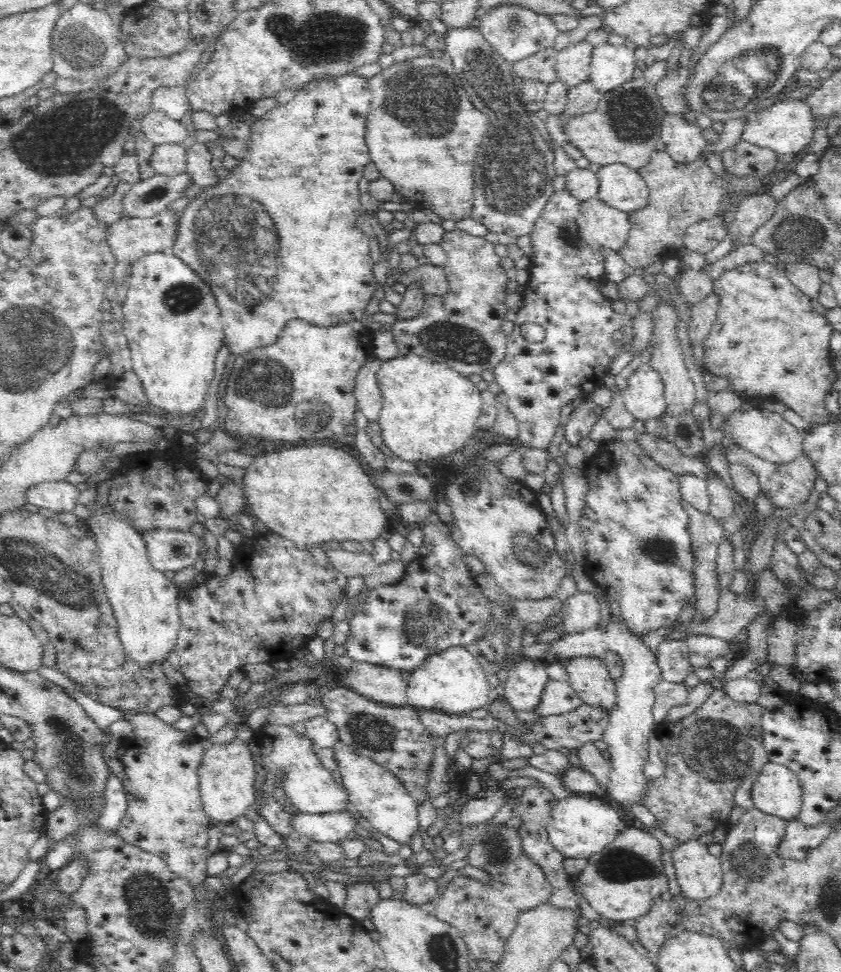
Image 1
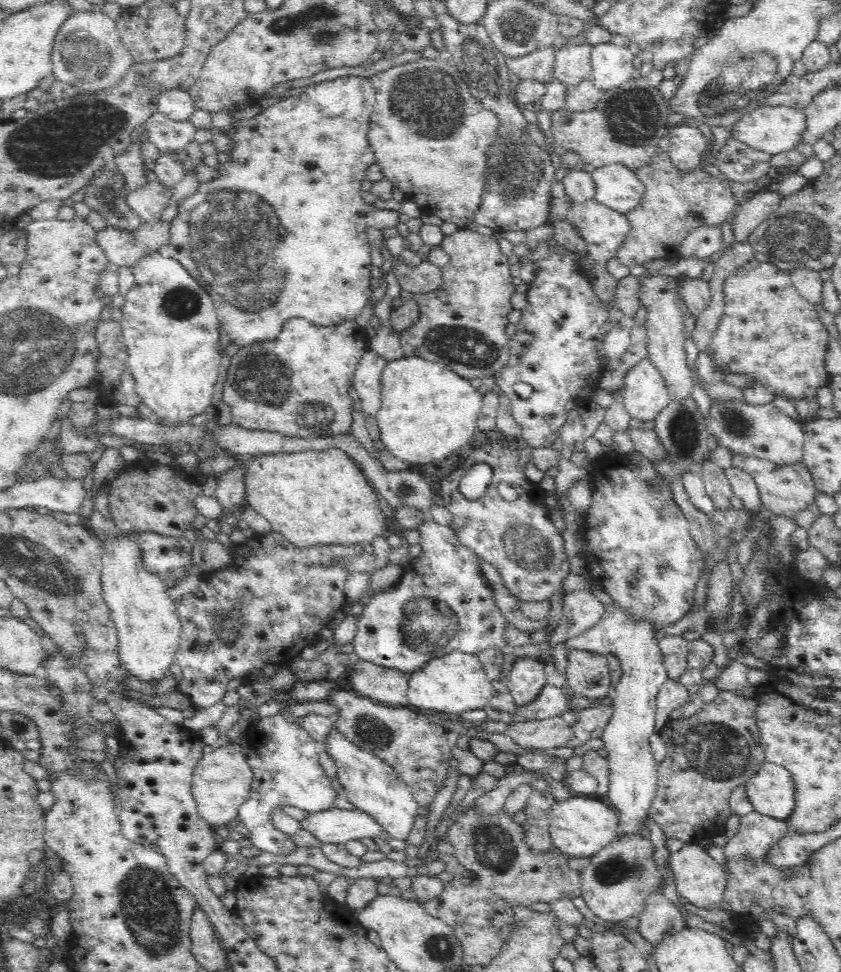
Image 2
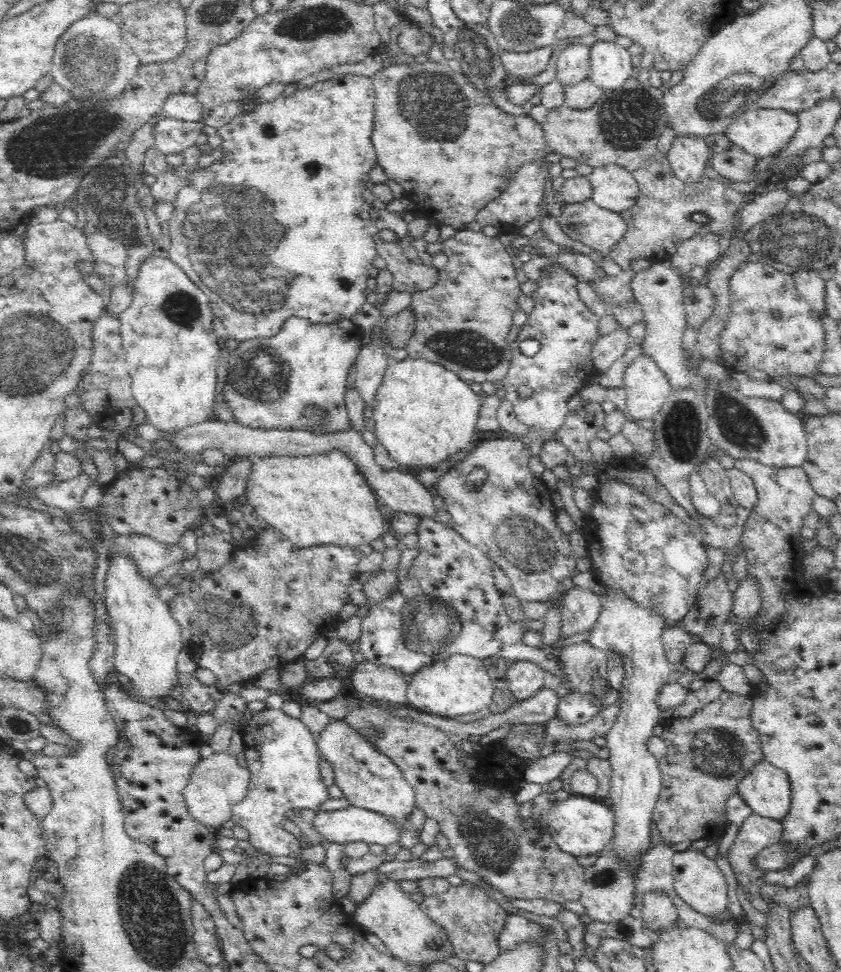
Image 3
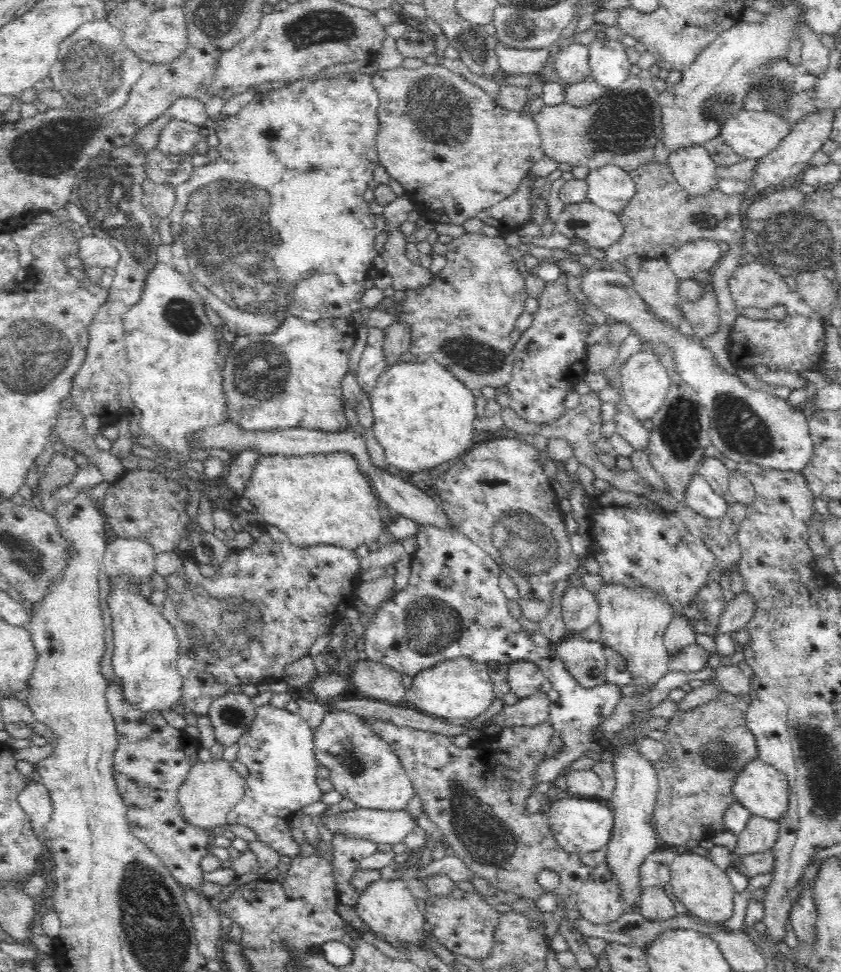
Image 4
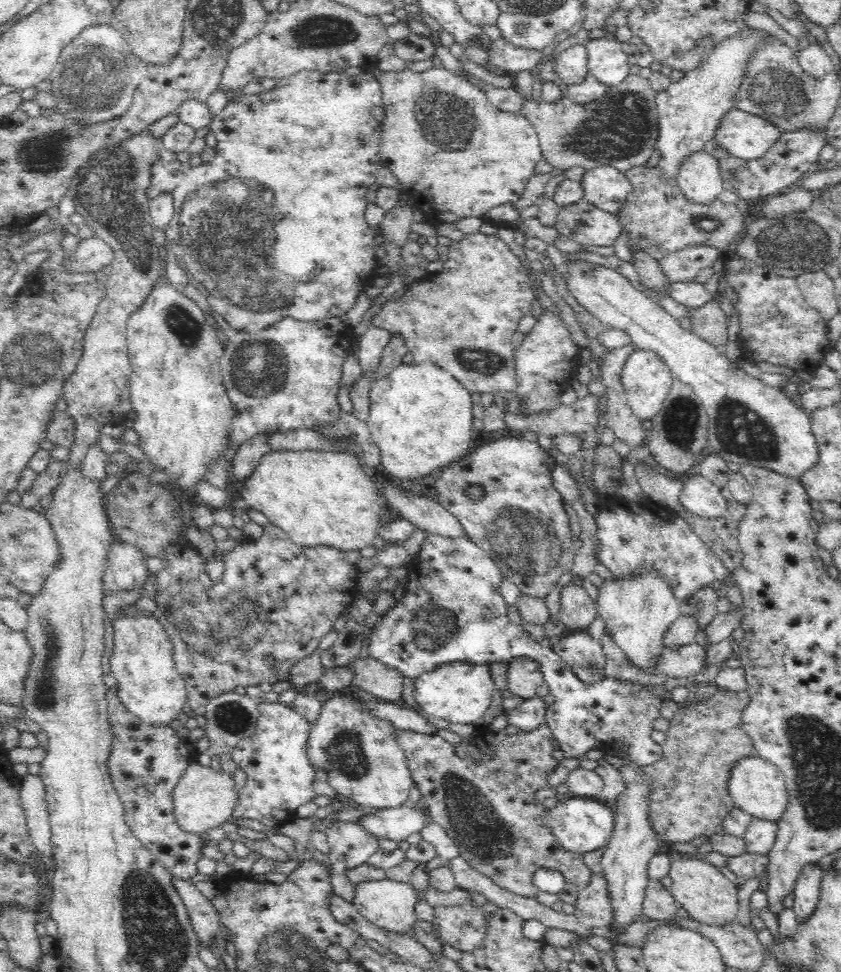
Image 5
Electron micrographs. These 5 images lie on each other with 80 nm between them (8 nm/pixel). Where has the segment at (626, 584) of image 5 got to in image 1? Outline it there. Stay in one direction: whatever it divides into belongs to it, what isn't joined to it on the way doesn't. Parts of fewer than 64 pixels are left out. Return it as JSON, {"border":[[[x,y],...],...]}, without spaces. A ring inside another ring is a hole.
{"border":[[[611,621],[606,627],[598,626],[574,634],[563,634],[547,646],[542,660],[553,662],[557,660],[573,661],[574,658],[602,658],[607,650],[620,653],[624,659],[624,674],[615,682],[617,706],[609,714],[610,720],[602,740],[609,751],[610,776],[607,792],[612,799],[624,806],[642,805],[643,794],[646,794],[647,778],[642,772],[645,758],[648,756],[648,735],[656,726],[653,718],[654,685],[661,679],[661,670],[653,652],[641,642],[642,636],[637,636],[627,628],[624,621]]]}

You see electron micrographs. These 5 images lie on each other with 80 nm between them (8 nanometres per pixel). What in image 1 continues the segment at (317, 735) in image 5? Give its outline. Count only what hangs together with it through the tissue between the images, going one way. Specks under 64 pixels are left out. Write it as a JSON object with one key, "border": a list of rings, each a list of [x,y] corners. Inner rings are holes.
{"border":[[[341,741],[333,749],[336,751],[337,768],[341,774],[342,784],[346,787],[350,803],[358,809],[359,815],[369,821],[377,831],[398,844],[410,845],[414,834],[421,828],[418,821],[418,805],[401,785],[400,779],[384,765],[356,754]]]}

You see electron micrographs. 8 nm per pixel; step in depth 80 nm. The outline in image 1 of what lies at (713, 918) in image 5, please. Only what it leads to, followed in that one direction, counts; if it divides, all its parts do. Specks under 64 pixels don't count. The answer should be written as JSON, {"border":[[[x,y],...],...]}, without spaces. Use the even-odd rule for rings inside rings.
{"border":[[[690,839],[673,850],[676,877],[682,892],[690,898],[708,898],[722,886],[721,860],[712,856],[708,845]]]}

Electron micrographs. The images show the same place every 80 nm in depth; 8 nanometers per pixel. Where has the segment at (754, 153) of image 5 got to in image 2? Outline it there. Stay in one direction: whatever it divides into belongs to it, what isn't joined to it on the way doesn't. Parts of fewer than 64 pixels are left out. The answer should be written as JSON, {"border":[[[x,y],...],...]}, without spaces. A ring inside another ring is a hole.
{"border":[[[760,102],[760,105],[750,112],[743,114],[739,122],[734,124],[734,138],[745,142],[748,146],[766,151],[771,155],[788,152],[798,148],[798,144],[804,143],[804,132],[809,128],[804,107],[772,106]]]}

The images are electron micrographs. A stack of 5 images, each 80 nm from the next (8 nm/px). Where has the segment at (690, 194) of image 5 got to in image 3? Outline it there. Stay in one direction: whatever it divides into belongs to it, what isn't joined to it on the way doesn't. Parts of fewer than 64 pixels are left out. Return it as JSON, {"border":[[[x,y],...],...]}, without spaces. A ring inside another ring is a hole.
{"border":[[[678,134],[667,153],[673,173],[686,183],[697,181],[708,163],[706,138],[695,134]]]}

